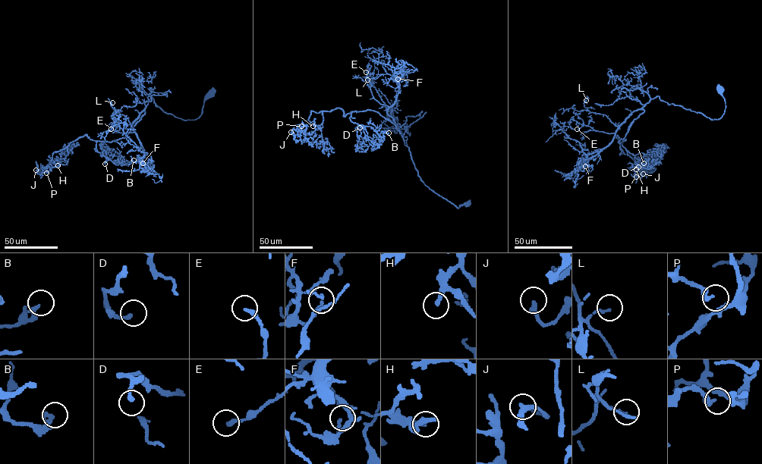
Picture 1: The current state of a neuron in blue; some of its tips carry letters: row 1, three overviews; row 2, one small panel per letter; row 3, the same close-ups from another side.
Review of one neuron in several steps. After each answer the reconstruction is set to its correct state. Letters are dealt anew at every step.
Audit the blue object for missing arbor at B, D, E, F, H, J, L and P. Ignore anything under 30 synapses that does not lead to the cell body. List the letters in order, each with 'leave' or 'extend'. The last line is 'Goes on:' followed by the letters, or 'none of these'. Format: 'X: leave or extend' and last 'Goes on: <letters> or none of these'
B: leave
D: leave
E: leave
F: leave
H: leave
J: leave
L: leave
P: leave
Goes on: none of these

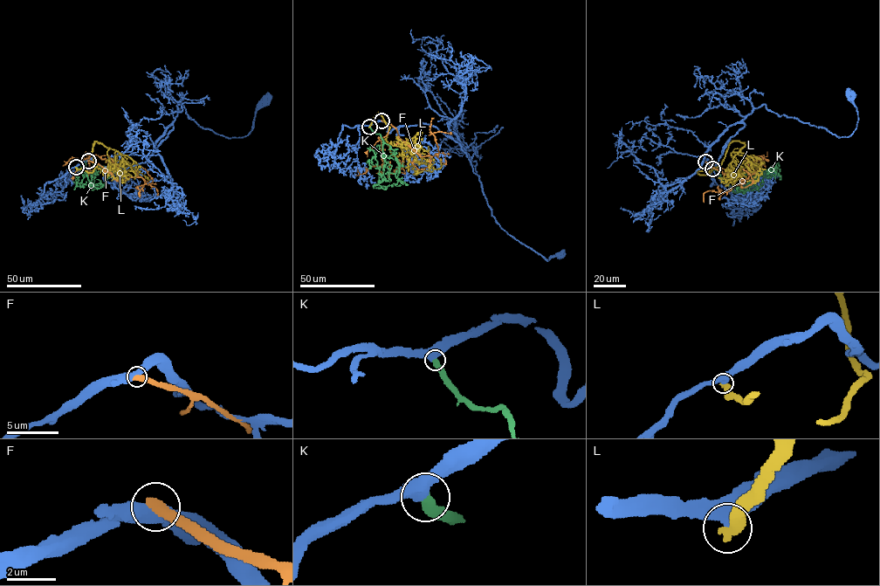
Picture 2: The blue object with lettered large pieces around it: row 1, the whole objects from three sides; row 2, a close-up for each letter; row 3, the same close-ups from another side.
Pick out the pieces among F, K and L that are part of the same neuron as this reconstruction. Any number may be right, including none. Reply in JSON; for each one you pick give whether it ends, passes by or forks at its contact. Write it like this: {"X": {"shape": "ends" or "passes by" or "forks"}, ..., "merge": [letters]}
{"K": {"shape": "ends"}, "merge": ["K"]}

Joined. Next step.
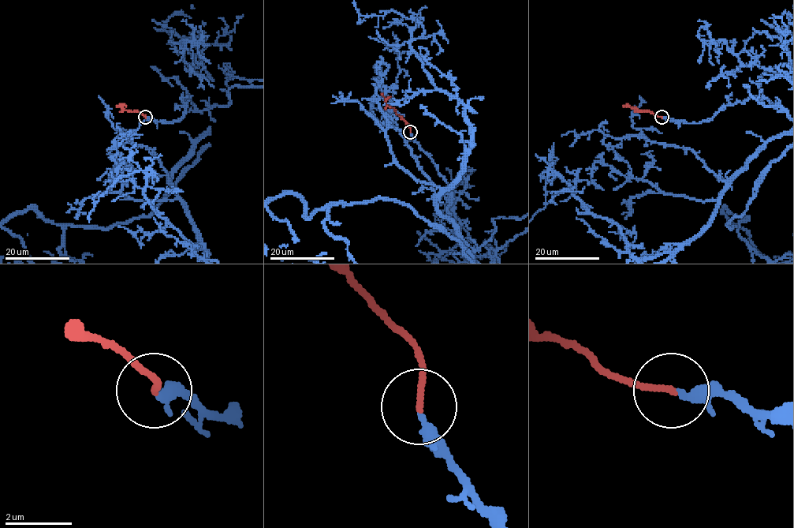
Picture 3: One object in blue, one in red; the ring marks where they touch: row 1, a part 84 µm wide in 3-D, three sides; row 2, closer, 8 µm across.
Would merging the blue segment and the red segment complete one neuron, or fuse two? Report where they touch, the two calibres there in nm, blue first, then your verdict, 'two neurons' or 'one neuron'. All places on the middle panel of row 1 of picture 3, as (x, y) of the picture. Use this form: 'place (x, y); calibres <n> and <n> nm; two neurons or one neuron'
place (410, 132); calibres 190 and 180 nm; one neuron

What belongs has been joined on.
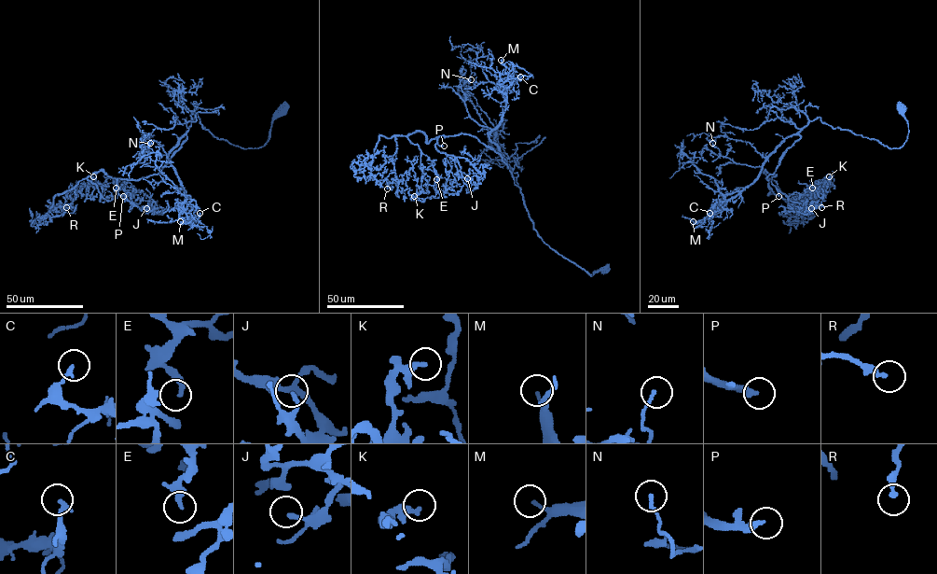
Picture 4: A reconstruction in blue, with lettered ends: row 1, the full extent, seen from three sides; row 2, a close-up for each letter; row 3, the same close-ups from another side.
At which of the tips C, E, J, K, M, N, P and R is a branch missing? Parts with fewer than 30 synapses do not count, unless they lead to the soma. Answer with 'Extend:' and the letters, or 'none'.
Extend: P

